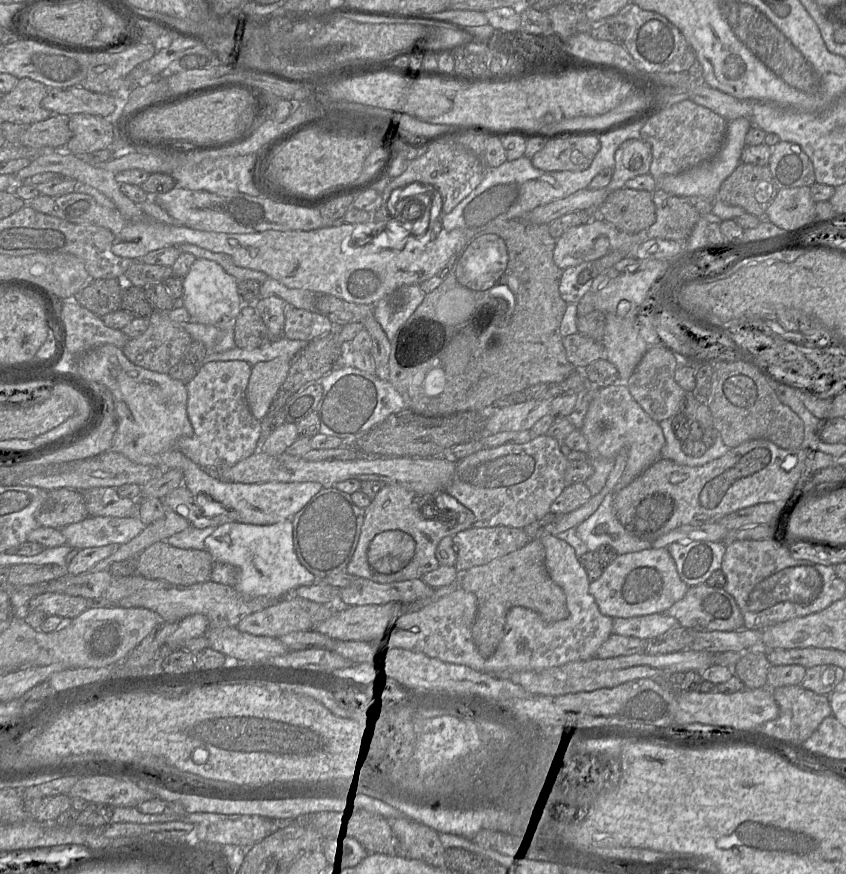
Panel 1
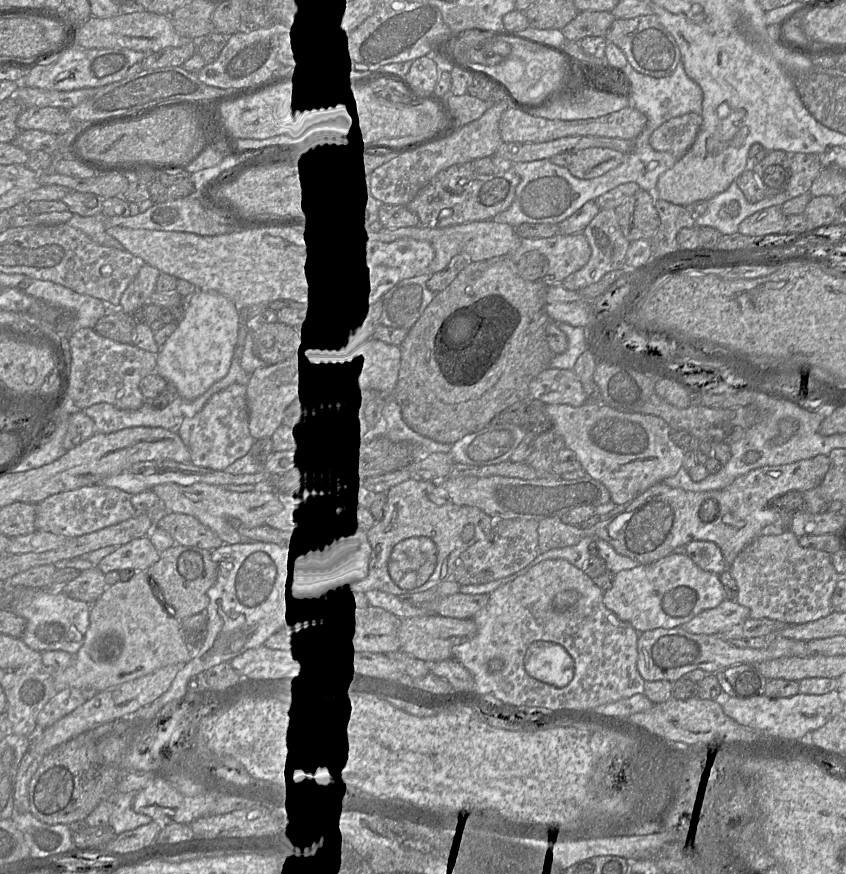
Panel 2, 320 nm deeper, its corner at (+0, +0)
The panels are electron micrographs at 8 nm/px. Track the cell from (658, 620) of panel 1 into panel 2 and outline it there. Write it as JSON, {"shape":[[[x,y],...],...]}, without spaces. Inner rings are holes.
{"shape":[[[725,599],[717,607],[702,611],[679,627],[692,634],[718,635],[749,618],[747,607]]]}

